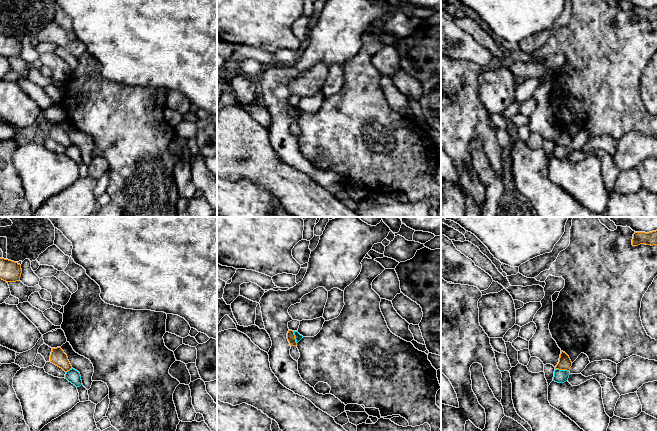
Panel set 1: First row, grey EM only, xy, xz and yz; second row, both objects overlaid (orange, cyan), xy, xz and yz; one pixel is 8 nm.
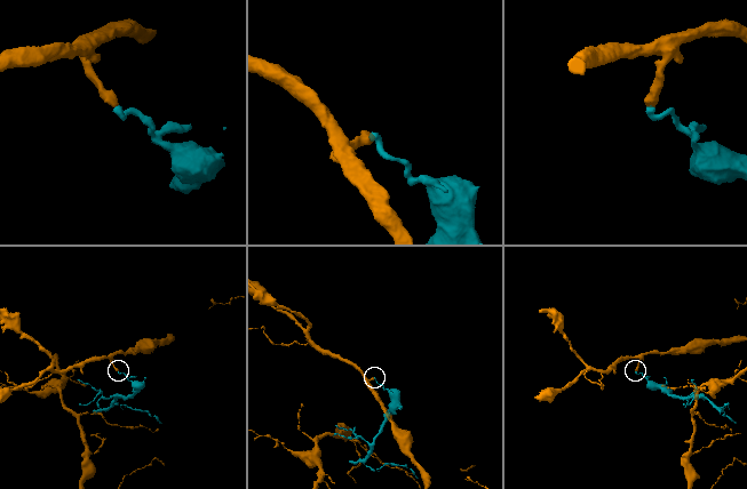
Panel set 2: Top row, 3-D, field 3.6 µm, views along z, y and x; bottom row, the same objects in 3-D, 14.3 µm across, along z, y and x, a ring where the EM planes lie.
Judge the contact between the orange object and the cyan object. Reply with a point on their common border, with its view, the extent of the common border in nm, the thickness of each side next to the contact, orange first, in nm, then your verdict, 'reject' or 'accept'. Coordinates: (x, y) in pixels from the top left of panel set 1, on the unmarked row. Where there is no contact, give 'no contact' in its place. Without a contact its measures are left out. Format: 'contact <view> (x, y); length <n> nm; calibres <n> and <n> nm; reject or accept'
contact yz (562, 145); length 110 nm; calibres 100 and 110 nm; reject

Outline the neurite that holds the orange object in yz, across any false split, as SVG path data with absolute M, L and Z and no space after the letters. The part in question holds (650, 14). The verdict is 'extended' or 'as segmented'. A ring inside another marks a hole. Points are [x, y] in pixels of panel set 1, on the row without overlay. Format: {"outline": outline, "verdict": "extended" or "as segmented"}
{"outline": "M657 6L649 9L635 8L633 10L632 21L638 22L640 20L657 21Z", "verdict": "as segmented"}

